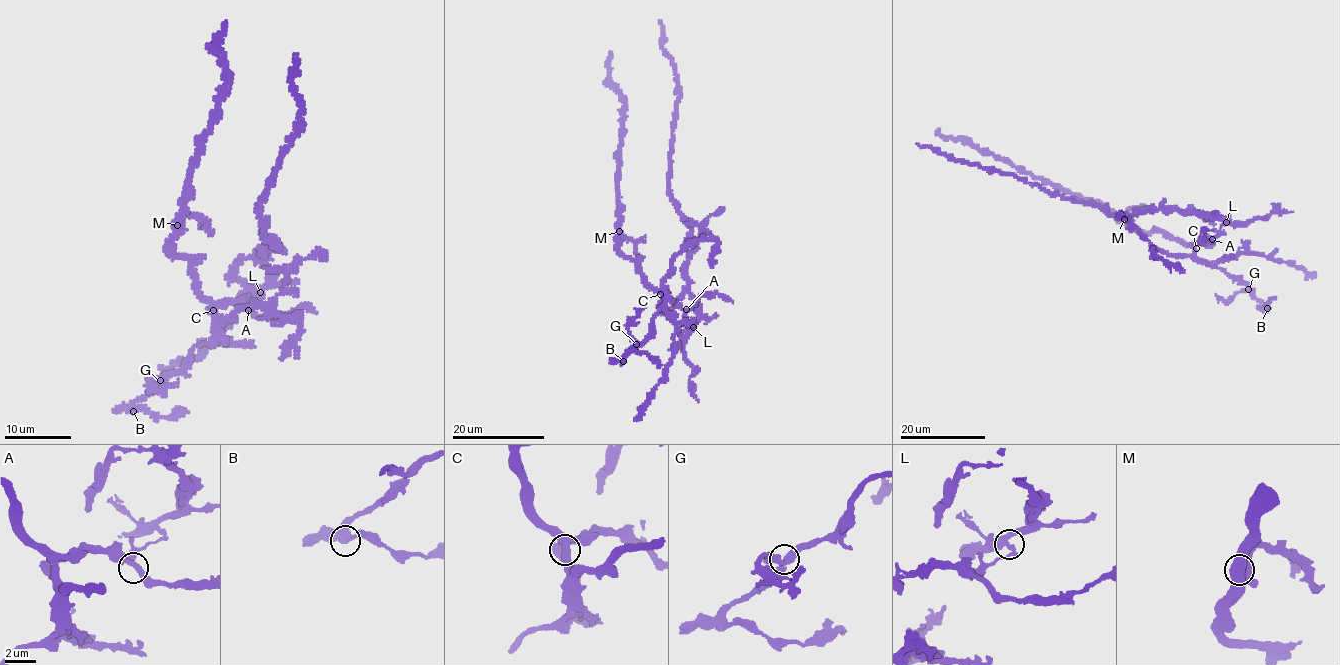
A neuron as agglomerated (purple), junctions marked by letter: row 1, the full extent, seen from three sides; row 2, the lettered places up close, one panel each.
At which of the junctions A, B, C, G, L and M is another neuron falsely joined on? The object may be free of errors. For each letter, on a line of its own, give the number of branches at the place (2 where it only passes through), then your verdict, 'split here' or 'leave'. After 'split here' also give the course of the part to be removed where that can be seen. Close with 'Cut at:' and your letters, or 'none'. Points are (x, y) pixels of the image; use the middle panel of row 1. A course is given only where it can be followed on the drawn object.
A: 3 branches meet; leave
B: 3 branches meet; leave
C: 3 branches meet; leave
G: 3 branches meet; leave
L: 3 branches meet; split here; foreign part runs (694, 327), (696, 299), (686, 275), (694, 238), (669, 191), (677, 68), (663, 49), (659, 21)
M: 3 branches meet; leave
Cut at: L

